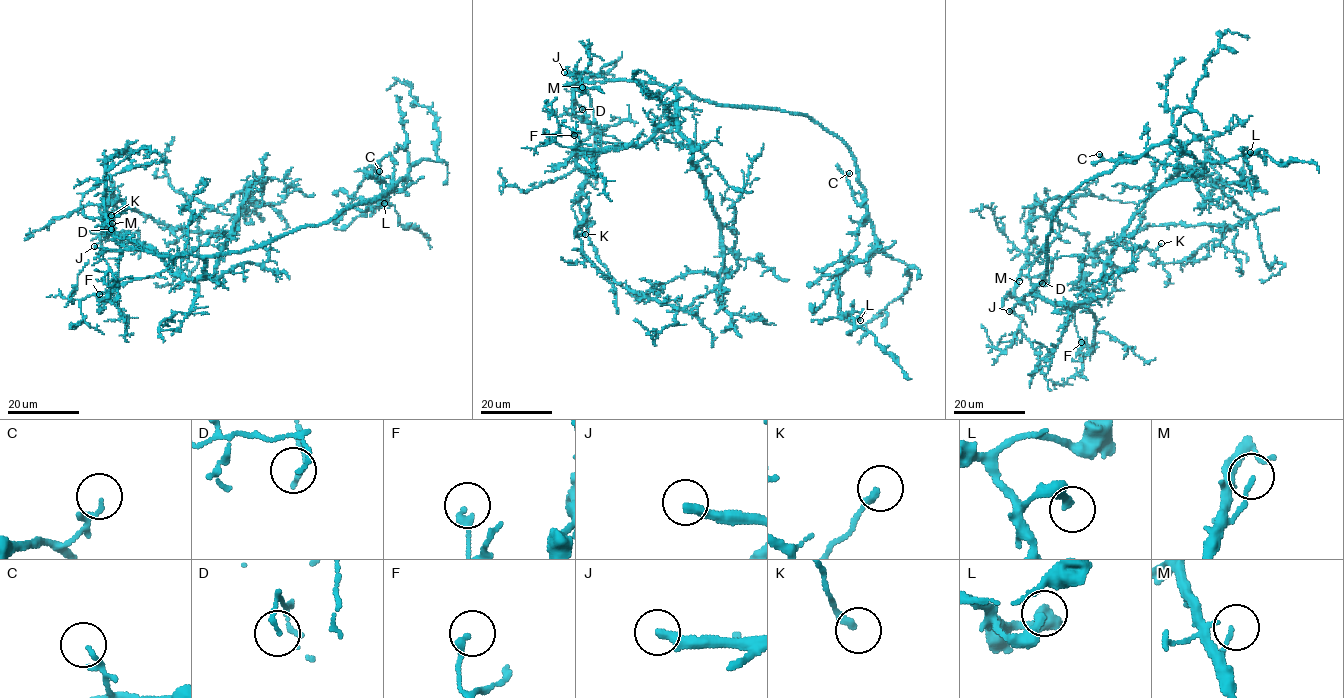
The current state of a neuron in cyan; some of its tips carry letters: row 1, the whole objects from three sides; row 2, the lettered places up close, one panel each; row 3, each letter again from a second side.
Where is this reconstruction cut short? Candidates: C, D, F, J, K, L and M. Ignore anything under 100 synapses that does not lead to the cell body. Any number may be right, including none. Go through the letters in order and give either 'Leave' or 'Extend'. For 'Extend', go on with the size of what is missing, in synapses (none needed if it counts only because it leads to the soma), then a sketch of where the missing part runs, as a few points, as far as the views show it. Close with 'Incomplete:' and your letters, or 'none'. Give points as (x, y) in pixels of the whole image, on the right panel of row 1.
C: Leave
D: Leave
F: Leave
J: Extend. Roughly 400 synapses. Course of what is missing: (1009, 311), (998, 315), (988, 327), (981, 322), (991, 333)
K: Leave
L: Leave
M: Leave
Incomplete: J

